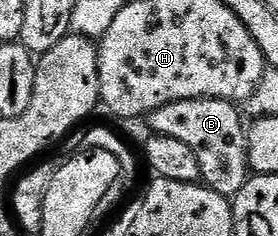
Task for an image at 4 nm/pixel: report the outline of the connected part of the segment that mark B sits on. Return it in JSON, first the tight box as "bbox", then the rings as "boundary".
{"bbox":[149,100,252,198],"boundary":[[[181,100],[151,112],[149,131],[176,138],[176,142],[184,142],[184,146],[192,146],[200,162],[201,183],[216,194],[233,198],[252,175],[248,128],[242,125],[238,108],[237,103],[229,100]]]}

